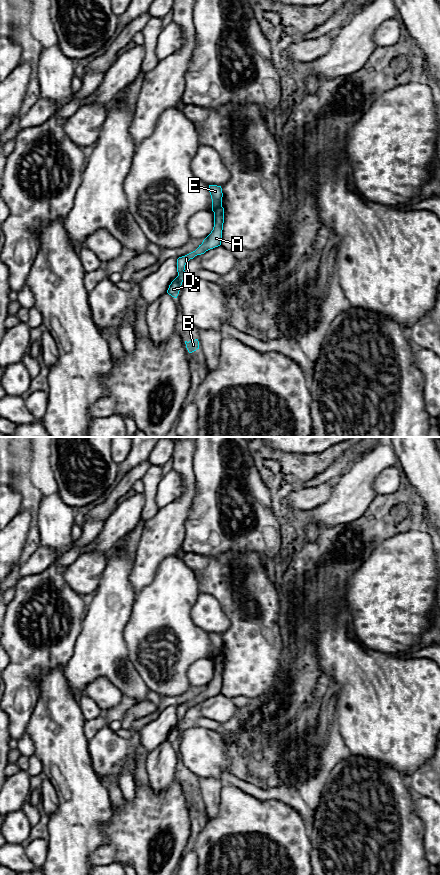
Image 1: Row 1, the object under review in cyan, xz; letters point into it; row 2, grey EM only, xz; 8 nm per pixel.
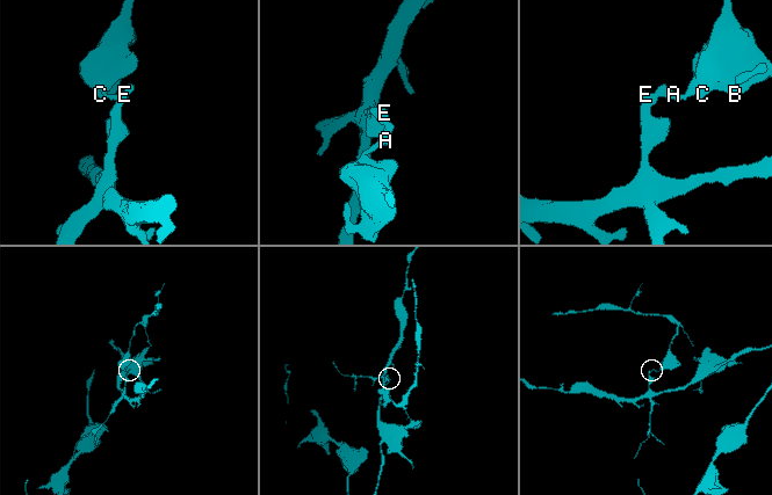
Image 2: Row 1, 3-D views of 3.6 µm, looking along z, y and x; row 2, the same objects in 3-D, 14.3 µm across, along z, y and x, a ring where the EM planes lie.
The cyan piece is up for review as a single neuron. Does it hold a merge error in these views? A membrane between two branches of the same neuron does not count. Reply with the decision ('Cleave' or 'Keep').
Cleave

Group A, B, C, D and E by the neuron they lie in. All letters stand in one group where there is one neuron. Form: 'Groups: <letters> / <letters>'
Groups: A B C D / E

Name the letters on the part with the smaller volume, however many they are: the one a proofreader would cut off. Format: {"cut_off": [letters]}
{"cut_off": ["A", "B", "C", "D"]}

